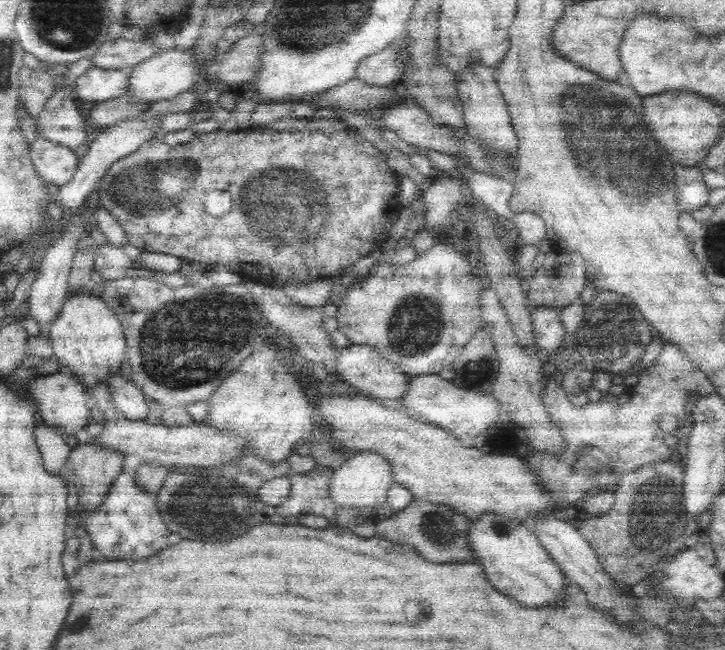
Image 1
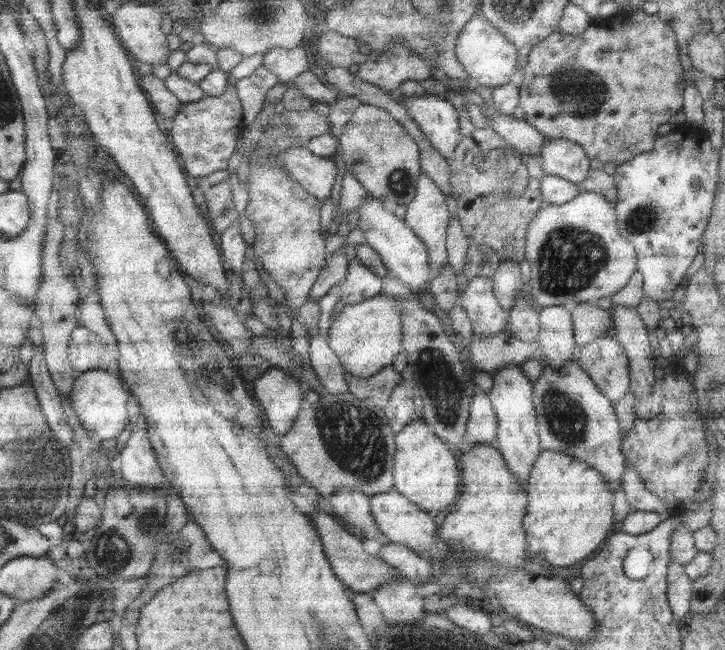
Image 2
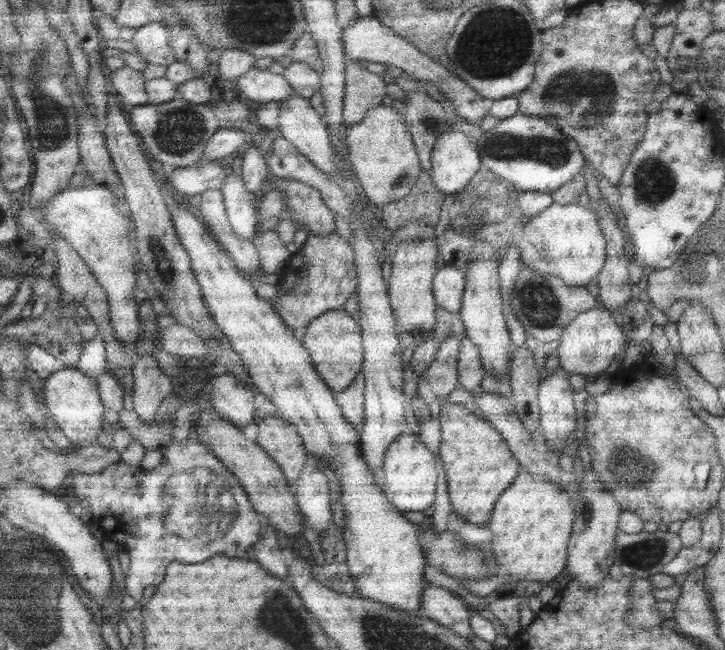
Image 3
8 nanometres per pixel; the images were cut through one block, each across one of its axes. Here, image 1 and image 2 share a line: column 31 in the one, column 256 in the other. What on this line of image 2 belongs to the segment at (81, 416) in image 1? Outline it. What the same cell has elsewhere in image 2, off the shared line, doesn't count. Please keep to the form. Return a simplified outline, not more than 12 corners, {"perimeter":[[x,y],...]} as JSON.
{"perimeter":[[271,368],[253,396],[271,434],[283,438],[305,402],[303,378]]}

